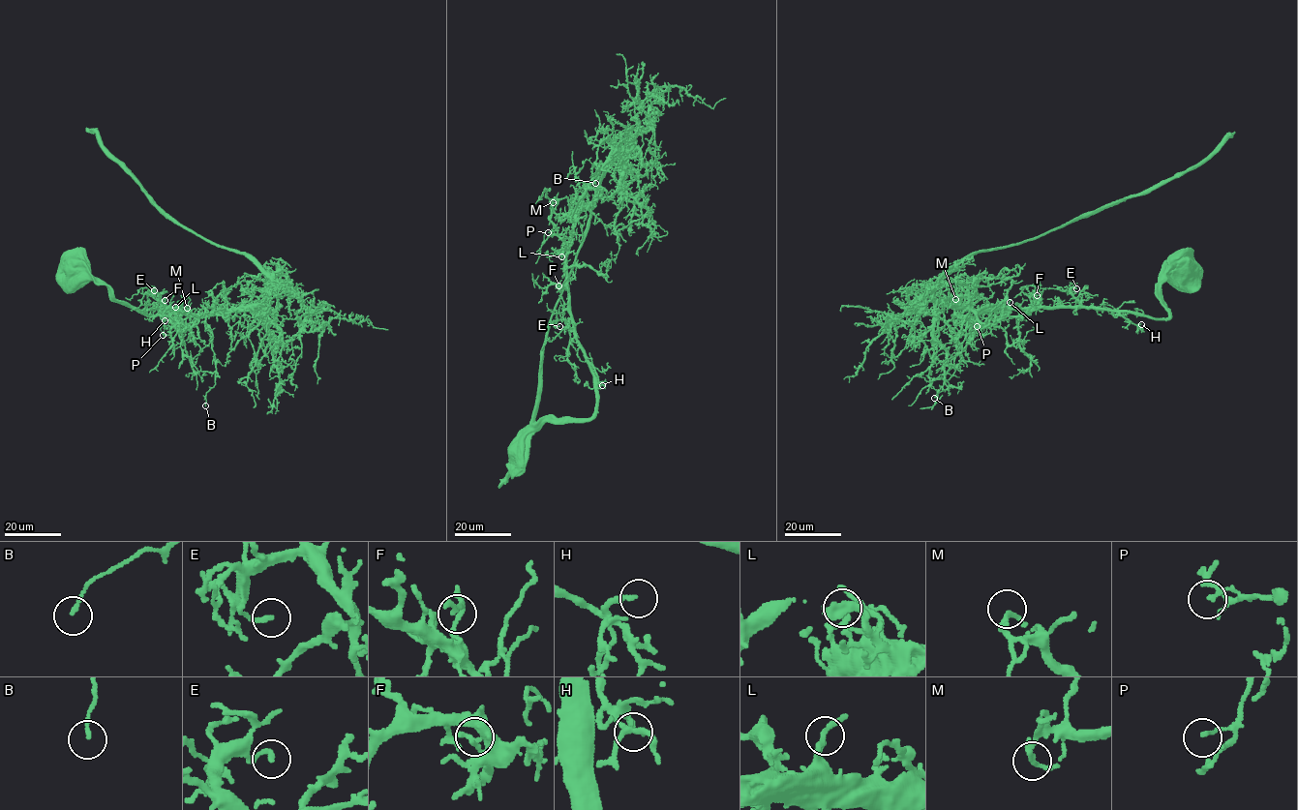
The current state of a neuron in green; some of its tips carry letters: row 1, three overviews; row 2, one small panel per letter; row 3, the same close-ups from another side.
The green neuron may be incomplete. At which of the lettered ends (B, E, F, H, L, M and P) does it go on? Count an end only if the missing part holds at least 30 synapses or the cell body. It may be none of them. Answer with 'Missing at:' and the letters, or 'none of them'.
Missing at: none of them

